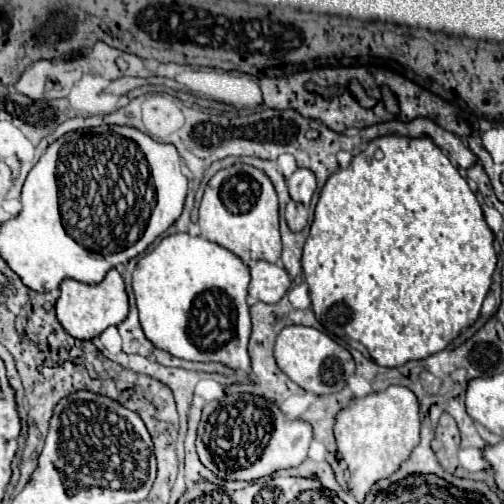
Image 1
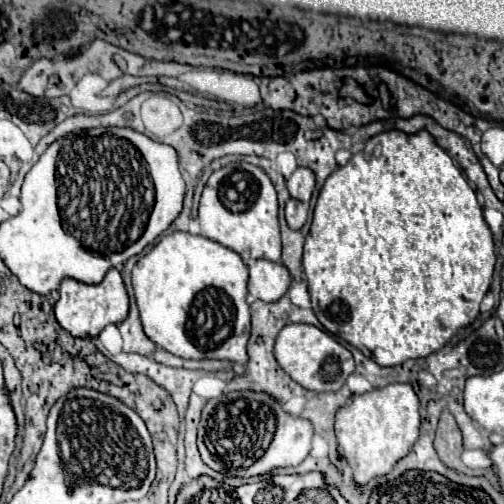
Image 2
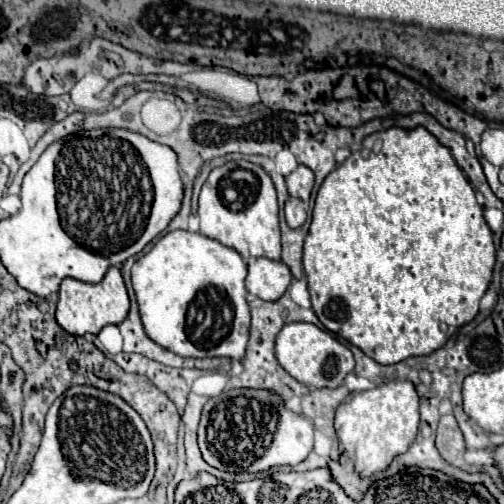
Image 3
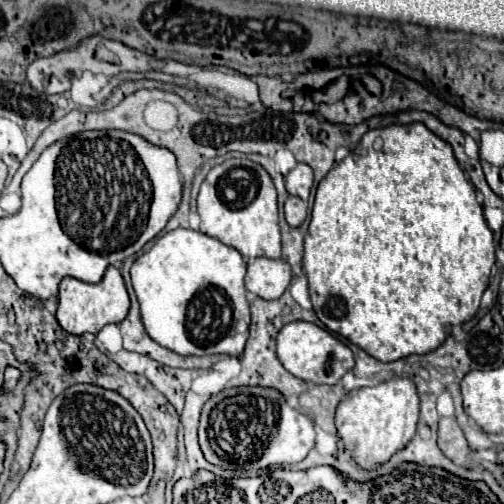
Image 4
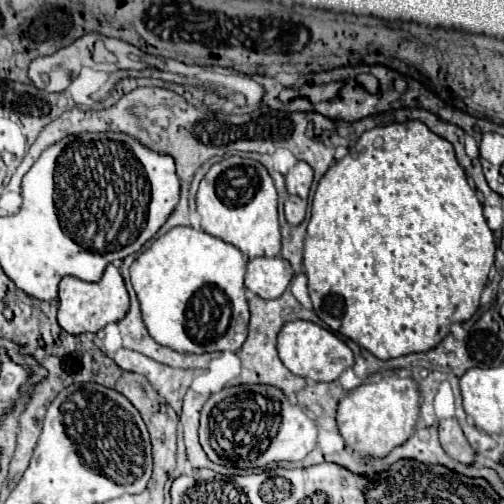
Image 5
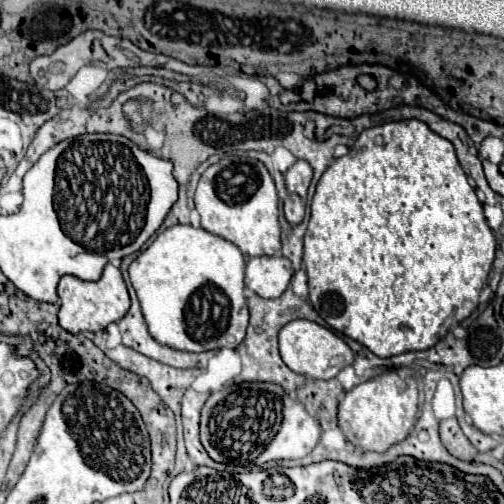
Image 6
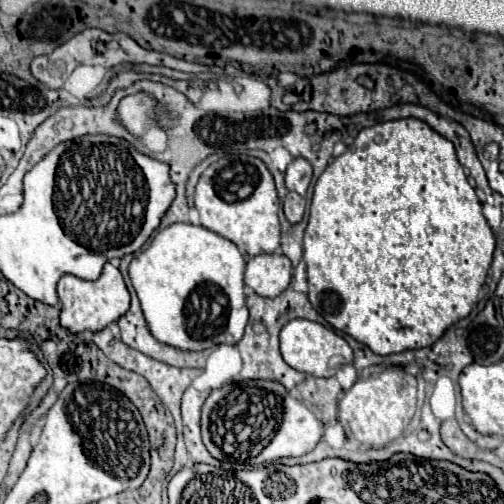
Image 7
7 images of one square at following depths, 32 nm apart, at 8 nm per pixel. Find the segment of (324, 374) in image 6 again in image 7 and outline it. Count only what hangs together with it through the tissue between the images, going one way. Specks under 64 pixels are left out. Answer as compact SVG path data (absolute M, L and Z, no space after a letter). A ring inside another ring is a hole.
M302 318L290 320L280 330L280 352L288 366L296 368L298 372L304 372L306 376L316 376L316 378L330 378L344 364L352 364L352 348L342 336L338 336L332 328Z

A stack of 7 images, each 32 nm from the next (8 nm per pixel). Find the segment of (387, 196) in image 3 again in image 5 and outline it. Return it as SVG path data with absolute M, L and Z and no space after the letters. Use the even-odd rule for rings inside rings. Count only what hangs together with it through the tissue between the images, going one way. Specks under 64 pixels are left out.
M410 120L404 124L390 124L366 130L354 148L350 148L348 156L336 162L320 180L314 202L312 202L312 218L308 222L308 232L304 238L304 272L308 276L308 290L310 300L314 304L314 312L318 318L334 332L354 340L364 350L372 352L380 360L392 360L398 356L414 354L414 352L428 352L436 348L450 332L450 324L470 320L472 314L480 306L480 294L488 282L488 272L494 264L494 236L486 224L482 214L482 204L476 198L474 188L470 188L464 170L460 168L454 148L448 140L436 136L428 130L426 124L418 120Z

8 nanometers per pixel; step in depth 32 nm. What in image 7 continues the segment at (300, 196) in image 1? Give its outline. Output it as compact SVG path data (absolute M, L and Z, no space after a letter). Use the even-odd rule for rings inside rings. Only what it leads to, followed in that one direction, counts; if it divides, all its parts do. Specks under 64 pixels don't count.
M296 158L288 168L286 168L286 188L298 192L300 196L306 196L308 184L312 180L312 166L304 158Z

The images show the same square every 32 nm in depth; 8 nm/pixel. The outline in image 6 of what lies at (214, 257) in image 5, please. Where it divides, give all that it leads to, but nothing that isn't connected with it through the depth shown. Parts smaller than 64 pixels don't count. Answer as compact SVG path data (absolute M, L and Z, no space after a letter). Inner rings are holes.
M184 224L158 234L128 268L150 336L182 352L208 352L242 344L248 326L244 270L246 260L232 242Z

